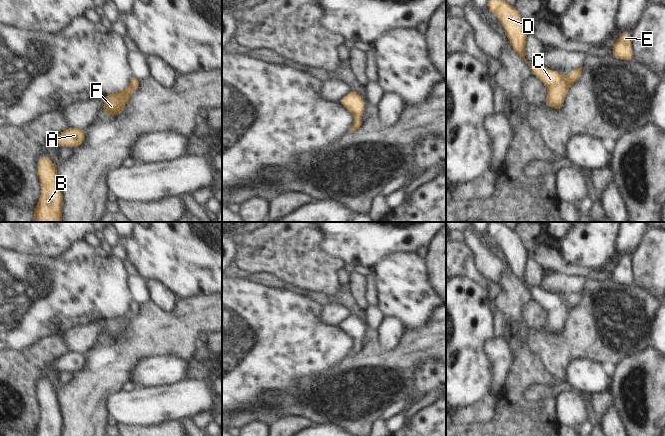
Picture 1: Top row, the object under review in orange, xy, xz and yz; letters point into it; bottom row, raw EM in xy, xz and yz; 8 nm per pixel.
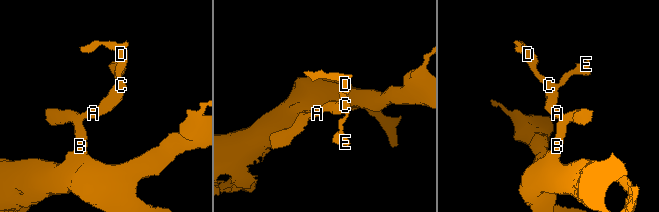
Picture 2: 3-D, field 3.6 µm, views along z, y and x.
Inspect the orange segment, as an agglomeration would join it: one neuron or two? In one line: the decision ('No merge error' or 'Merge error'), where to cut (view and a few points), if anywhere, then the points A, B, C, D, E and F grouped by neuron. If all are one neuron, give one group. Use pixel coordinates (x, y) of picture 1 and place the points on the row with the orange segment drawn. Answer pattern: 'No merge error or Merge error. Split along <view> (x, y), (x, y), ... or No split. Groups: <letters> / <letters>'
No merge error. No split. Groups: A B C D E F

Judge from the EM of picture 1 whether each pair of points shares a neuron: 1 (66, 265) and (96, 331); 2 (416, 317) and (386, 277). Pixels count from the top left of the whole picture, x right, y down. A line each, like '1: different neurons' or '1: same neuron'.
1: different neurons
2: same neuron

